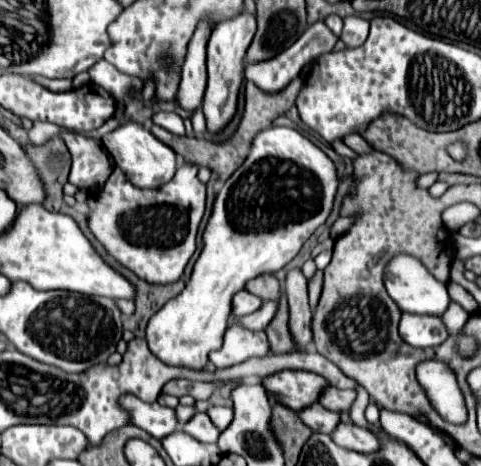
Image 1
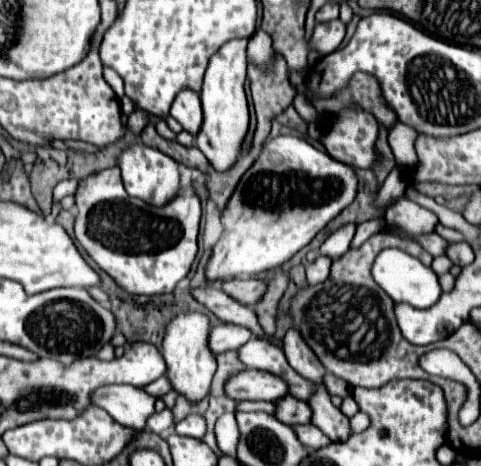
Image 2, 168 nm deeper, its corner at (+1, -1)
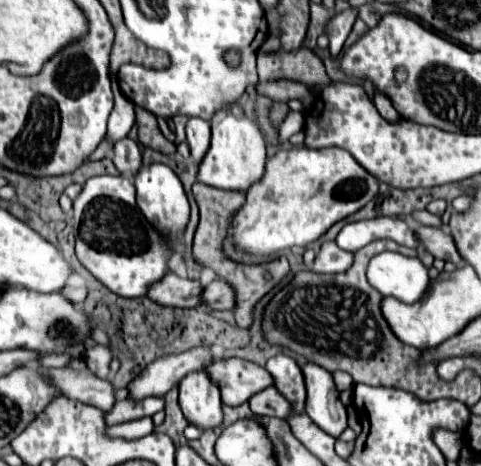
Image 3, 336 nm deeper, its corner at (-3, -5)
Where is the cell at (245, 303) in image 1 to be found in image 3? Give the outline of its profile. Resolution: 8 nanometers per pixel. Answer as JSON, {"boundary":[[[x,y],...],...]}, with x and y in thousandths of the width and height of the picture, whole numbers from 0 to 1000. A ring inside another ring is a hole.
{"boundary":[[[358,586],[358,594],[341,594],[308,637],[333,646],[333,655],[366,655],[366,659],[420,659],[420,607],[399,599],[378,599]]]}

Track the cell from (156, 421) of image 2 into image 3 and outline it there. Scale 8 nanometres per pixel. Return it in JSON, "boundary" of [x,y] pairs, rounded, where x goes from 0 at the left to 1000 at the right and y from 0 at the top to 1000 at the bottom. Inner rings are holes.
{"boundary":[[[316,895],[274,899],[274,903],[262,903],[262,908],[249,908],[249,912],[233,916],[233,929],[241,929],[241,938],[299,938],[316,925],[320,925]]]}

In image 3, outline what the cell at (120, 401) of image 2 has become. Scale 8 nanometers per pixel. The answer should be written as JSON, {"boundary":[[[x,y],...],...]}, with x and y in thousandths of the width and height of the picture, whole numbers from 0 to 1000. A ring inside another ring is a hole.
{"boundary":[[[104,792],[96,796],[112,809],[116,826],[133,835],[133,848],[179,869],[195,869],[212,882],[229,882],[241,865],[241,835],[225,813],[204,813],[195,800],[158,800],[146,792]]]}

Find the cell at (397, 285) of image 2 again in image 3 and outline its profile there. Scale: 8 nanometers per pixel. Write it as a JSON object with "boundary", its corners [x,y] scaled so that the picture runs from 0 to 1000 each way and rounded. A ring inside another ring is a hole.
{"boundary":[[[815,539],[773,552],[765,603],[798,637],[819,637],[840,650],[869,650],[894,620],[894,590],[877,560]]]}

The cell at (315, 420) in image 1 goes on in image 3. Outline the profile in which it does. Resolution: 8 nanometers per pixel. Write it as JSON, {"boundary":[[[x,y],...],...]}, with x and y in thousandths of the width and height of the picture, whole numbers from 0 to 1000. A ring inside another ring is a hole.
{"boundary":[[[565,830],[549,835],[549,843],[532,843],[520,861],[520,878],[536,895],[578,895],[578,899],[599,899],[607,895],[607,869]]]}

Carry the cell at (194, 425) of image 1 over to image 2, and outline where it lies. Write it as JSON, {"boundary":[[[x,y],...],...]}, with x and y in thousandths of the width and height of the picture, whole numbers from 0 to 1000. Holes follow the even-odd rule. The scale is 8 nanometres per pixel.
{"boundary":[[[391,891],[387,899],[378,899],[366,912],[366,929],[370,933],[387,933],[387,938],[407,938],[420,942],[428,929],[428,903],[420,891]]]}

